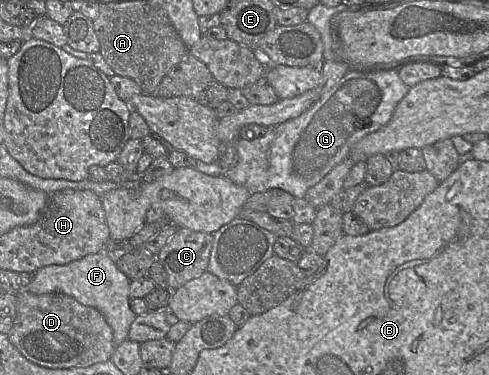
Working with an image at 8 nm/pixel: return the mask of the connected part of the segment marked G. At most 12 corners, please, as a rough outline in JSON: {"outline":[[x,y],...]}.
{"outline":[[349,69],[299,117],[237,138],[222,177],[304,198],[409,88]]}

